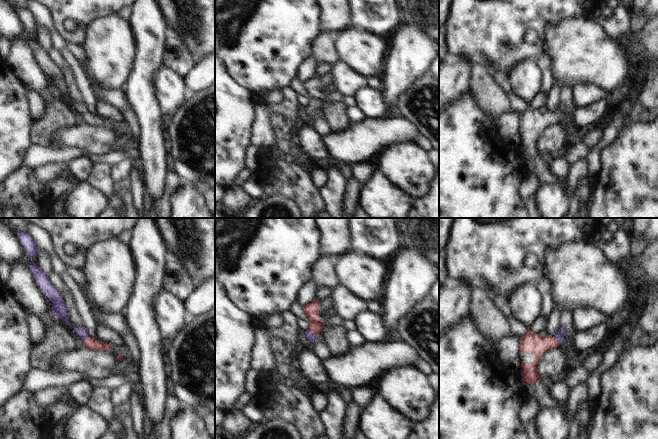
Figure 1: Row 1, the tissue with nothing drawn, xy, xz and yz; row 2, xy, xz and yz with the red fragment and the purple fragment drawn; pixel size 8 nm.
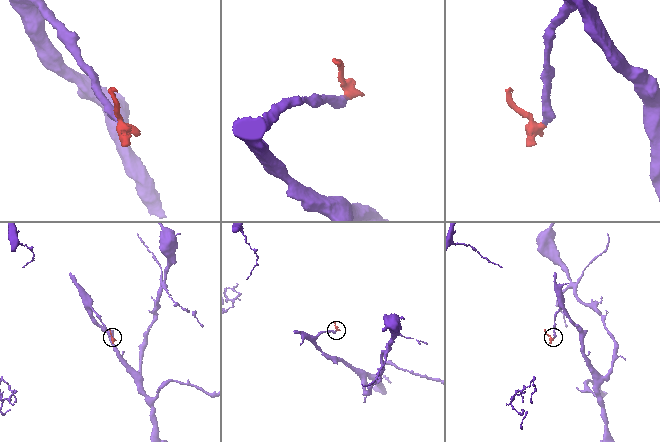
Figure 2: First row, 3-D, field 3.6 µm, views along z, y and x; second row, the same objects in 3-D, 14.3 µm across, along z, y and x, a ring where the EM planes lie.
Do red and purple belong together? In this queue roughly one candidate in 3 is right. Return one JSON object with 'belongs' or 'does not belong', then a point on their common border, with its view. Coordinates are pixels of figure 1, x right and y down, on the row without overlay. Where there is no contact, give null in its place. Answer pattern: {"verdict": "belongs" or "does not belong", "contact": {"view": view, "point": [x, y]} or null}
{"verdict": "belongs", "contact": {"view": "xz", "point": [313, 109]}}

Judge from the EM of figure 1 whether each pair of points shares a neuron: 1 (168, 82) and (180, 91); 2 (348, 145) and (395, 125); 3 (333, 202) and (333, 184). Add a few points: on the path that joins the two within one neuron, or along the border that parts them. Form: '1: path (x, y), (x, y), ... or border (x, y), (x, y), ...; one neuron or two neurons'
1: path (171, 85), (177, 91); one neuron
2: path (360, 141), (383, 132); one neuron
3: path (333, 198), (333, 188); one neuron

